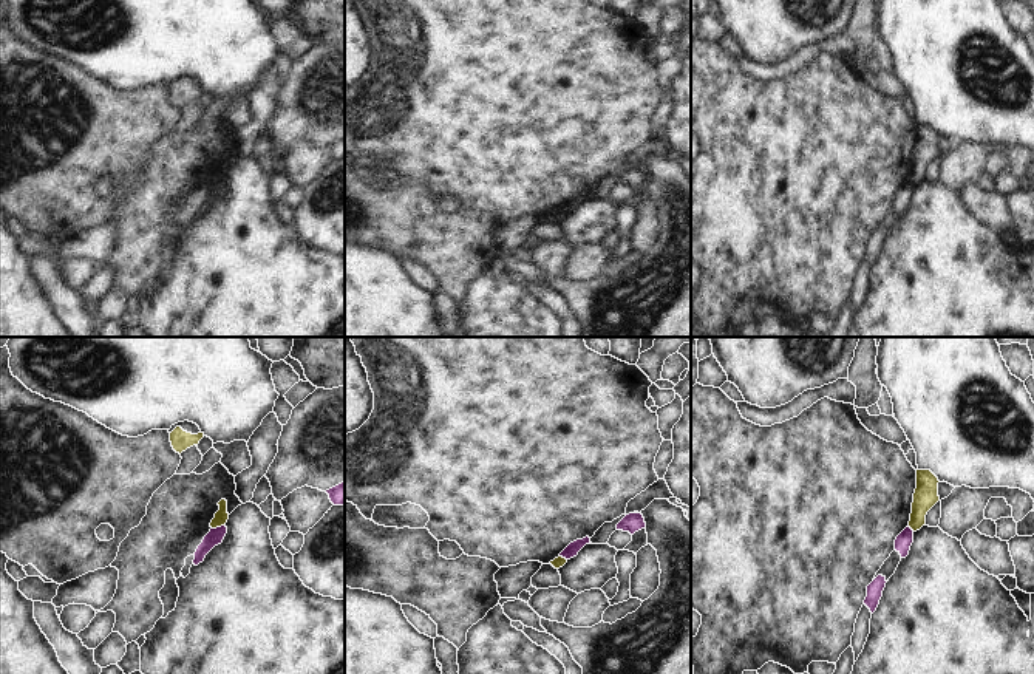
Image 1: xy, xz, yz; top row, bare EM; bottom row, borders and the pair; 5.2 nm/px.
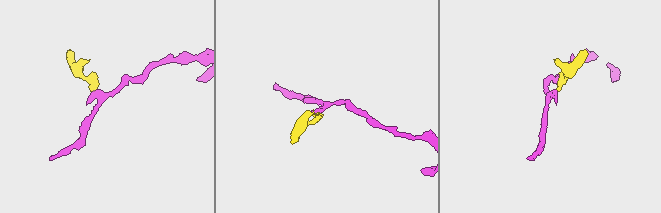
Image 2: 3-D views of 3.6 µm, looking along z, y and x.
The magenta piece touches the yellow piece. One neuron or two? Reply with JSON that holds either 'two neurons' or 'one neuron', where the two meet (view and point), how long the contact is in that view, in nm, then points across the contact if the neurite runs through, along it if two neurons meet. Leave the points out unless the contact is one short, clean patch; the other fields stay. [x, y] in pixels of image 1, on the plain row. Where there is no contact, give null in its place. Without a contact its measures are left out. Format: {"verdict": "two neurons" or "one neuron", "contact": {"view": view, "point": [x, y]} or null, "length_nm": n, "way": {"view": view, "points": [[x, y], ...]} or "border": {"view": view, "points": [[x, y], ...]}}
{"verdict": "two neurons", "contact": {"view": "xy", "point": [218, 181]}, "length_nm": 80, "border": {"view": "xy", "points": [[224, 177], [212, 183]]}}

